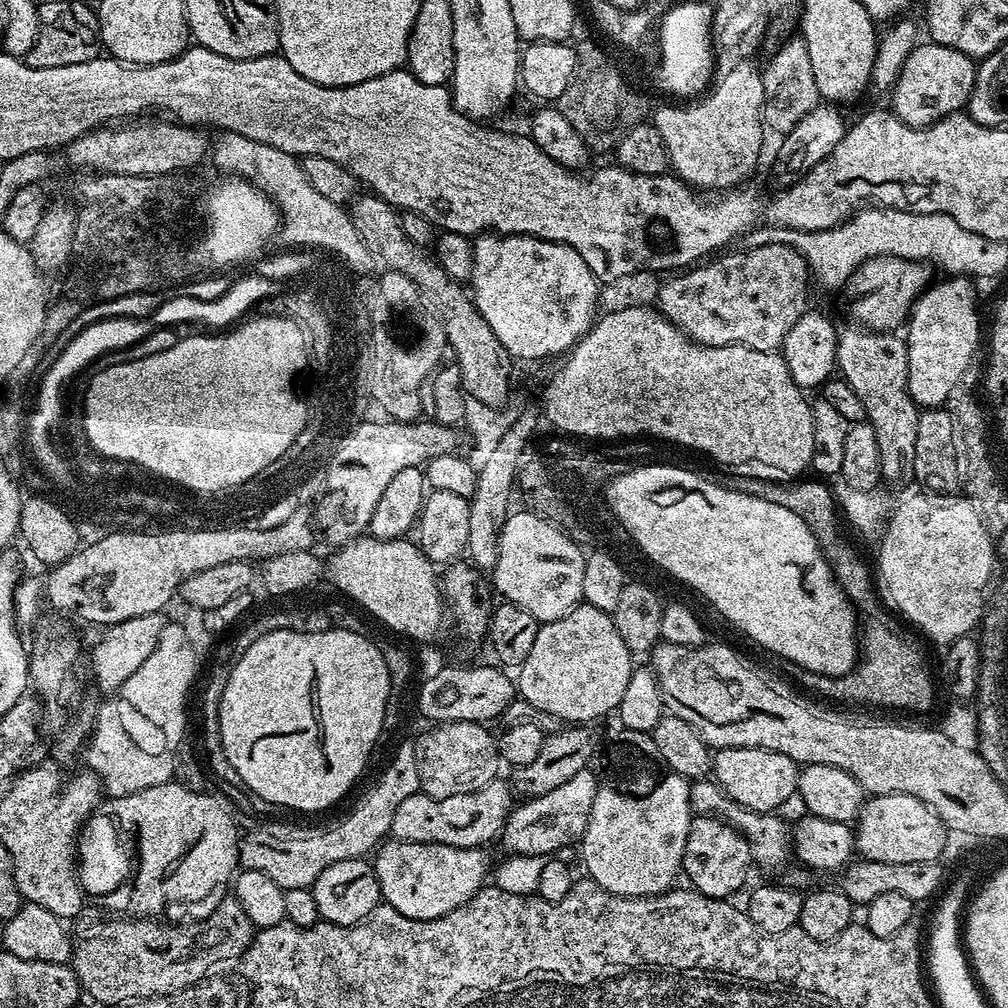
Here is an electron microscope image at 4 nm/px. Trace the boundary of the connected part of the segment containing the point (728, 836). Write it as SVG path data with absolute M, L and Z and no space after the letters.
M697 815L693 819L685 846L682 872L684 876L688 875L687 883L695 891L715 900L732 898L747 882L748 867L753 867L753 864L752 851L743 834L713 815Z

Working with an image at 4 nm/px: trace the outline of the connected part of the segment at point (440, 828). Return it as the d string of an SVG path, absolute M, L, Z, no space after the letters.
M503 778L486 782L486 786L470 794L454 794L454 798L430 798L422 791L415 792L394 813L391 839L419 844L445 844L455 848L488 846L495 836L497 839L504 831L504 824L514 807L512 796L514 789Z

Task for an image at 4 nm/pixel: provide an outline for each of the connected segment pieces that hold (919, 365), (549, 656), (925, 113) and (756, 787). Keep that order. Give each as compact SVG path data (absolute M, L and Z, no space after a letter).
M956 274L951 278L944 279L948 280L942 281L941 284L933 283L931 287L925 291L924 295L916 301L910 310L910 319L906 324L906 329L908 328L908 334L906 333L906 343L909 356L909 394L910 398L913 399L913 402L920 410L925 408L939 408L947 404L948 399L951 396L951 392L956 390L958 385L961 383L959 380L962 379L963 381L965 379L965 372L970 366L972 358L977 355L978 350L976 350L976 347L978 347L979 344L981 347L982 344L982 328L980 332L980 312L976 309L976 292L972 289L973 281L963 274Z
M579 603L572 611L567 612L549 624L541 624L538 638L534 638L534 647L530 650L530 658L518 669L518 692L530 706L539 712L554 714L562 722L572 726L584 726L588 720L596 720L607 712L615 713L626 692L634 669L633 653L628 651L626 642L622 642L622 634L614 626L611 615L586 603Z
M931 42L917 43L906 58L896 84L890 90L891 111L911 128L928 128L942 118L959 113L967 105L974 90L977 61L950 46Z
M722 748L714 756L714 779L720 788L738 806L746 806L755 812L776 812L788 799L797 795L798 764L786 754L769 748Z

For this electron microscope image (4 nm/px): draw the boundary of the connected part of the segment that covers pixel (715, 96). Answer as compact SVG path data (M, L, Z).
M737 62L727 69L728 73L717 79L699 98L685 103L685 108L675 108L668 104L651 113L651 123L661 135L671 171L685 184L697 190L727 190L735 188L756 168L760 160L760 151L764 148L764 77L761 69L752 62Z

